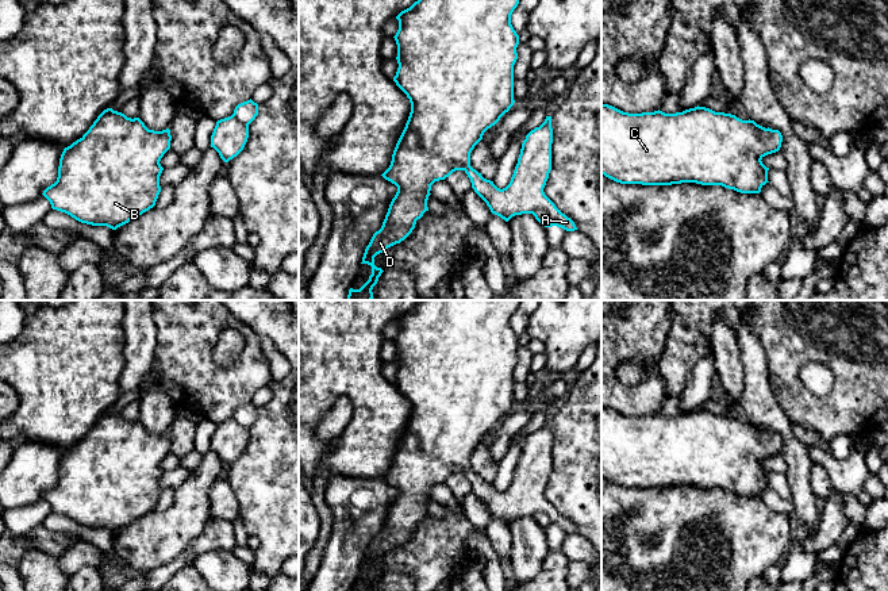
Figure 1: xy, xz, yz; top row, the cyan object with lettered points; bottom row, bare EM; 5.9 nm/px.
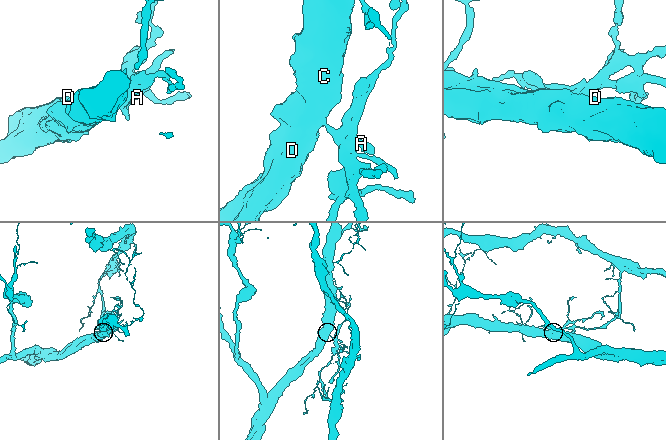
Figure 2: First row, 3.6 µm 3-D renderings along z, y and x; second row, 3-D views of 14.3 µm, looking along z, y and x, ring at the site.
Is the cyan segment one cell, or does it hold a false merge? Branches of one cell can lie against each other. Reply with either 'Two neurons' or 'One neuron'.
Two neurons

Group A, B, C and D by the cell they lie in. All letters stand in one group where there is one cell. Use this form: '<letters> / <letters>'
A / B C D

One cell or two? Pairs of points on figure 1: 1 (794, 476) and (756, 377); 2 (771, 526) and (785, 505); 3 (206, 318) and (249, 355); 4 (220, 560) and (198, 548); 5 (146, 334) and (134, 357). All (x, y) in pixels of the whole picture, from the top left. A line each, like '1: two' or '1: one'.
1: one
2: two
3: one
4: two
5: one

